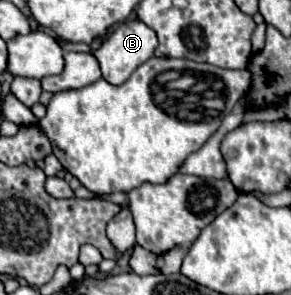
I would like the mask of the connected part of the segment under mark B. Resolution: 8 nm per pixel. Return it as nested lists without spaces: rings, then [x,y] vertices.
[[[126,20],[114,28],[108,40],[94,52],[102,76],[110,84],[124,84],[130,74],[154,56],[158,36],[150,26],[138,20]]]

